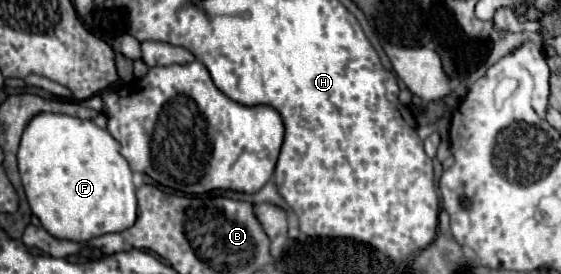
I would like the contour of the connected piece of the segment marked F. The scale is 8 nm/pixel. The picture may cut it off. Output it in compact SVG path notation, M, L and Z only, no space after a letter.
M43 112L27 124L17 158L31 212L51 236L87 242L135 224L133 172L119 154L119 142L107 130L95 126L93 120Z

